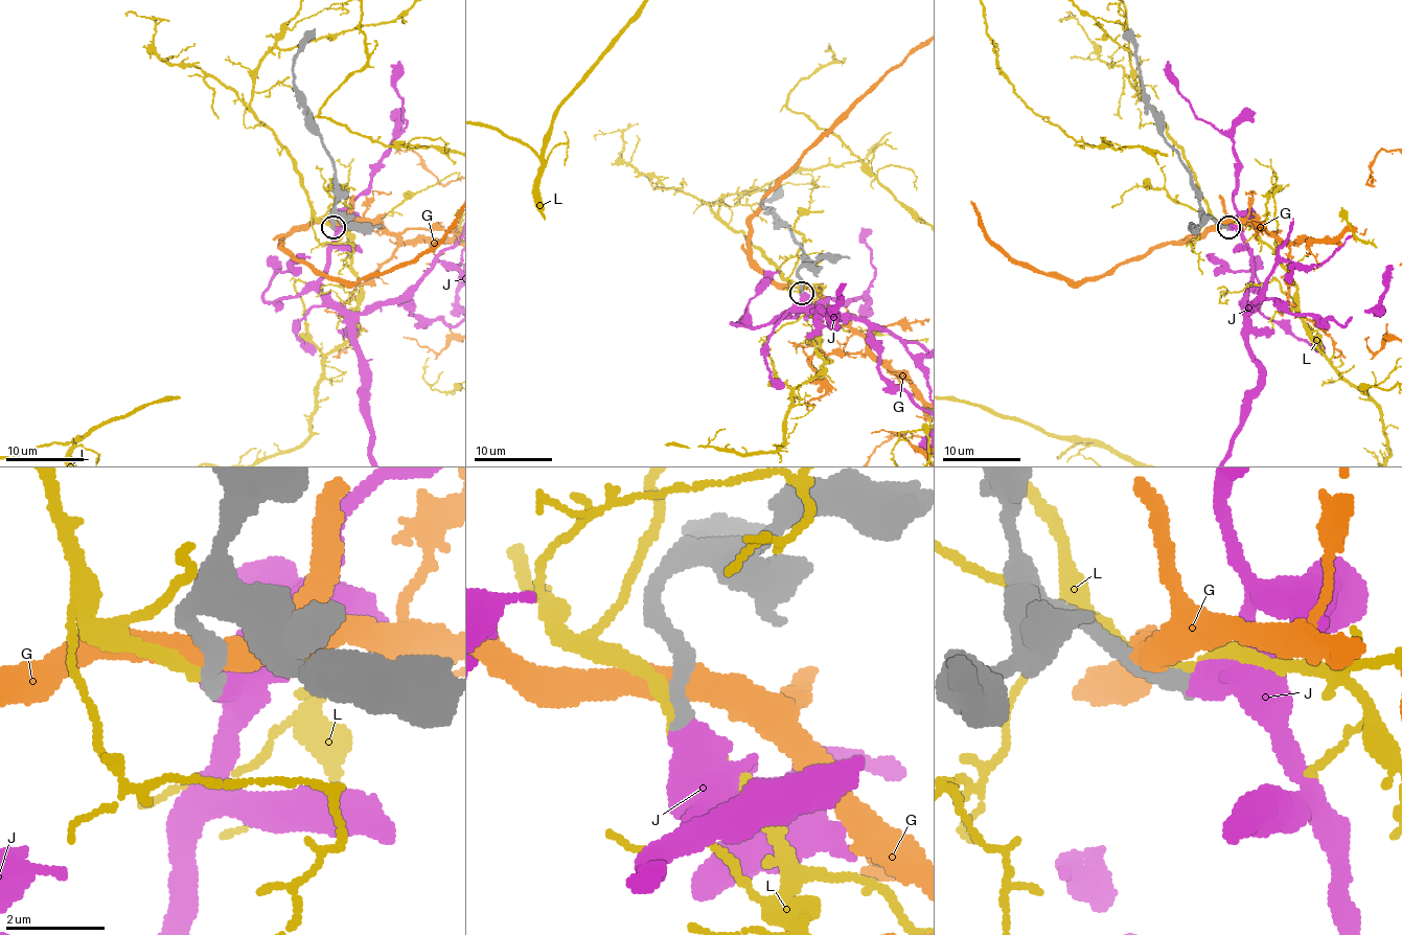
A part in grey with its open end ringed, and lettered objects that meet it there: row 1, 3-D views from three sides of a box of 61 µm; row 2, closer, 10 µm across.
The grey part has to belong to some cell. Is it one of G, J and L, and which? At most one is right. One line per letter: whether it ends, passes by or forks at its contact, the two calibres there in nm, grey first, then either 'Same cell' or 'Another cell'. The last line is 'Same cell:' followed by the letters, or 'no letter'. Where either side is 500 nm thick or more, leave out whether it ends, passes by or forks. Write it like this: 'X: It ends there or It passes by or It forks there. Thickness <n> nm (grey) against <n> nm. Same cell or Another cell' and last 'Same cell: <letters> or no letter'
G: Thickness 480 nm (grey) against 550 nm. Another cell
J: Thickness 360 nm (grey) against 700 nm. Same cell
L: It passes by. Thickness 440 nm (grey) against 300 nm. Another cell
Same cell: J

